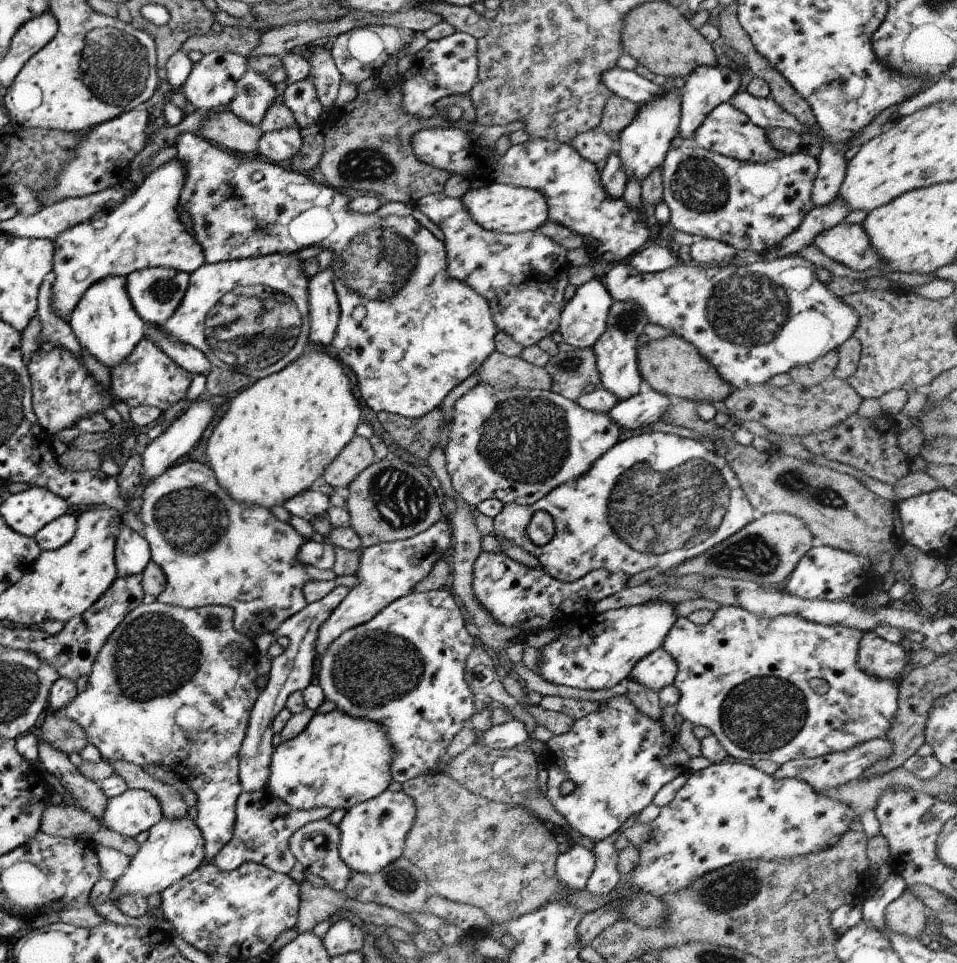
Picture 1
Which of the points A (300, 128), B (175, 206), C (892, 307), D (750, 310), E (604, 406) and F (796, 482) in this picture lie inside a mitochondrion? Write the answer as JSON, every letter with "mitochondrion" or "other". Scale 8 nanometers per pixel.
{"A":"other","B":"other","C":"other","D":"mitochondrion","E":"other","F":"mitochondrion"}

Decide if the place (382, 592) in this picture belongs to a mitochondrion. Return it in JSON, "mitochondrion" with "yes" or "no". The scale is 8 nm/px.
{"mitochondrion":"no"}

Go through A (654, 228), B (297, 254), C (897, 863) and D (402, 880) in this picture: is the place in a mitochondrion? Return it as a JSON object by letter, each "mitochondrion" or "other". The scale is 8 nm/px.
{"A":"other","B":"other","C":"other","D":"mitochondrion"}

